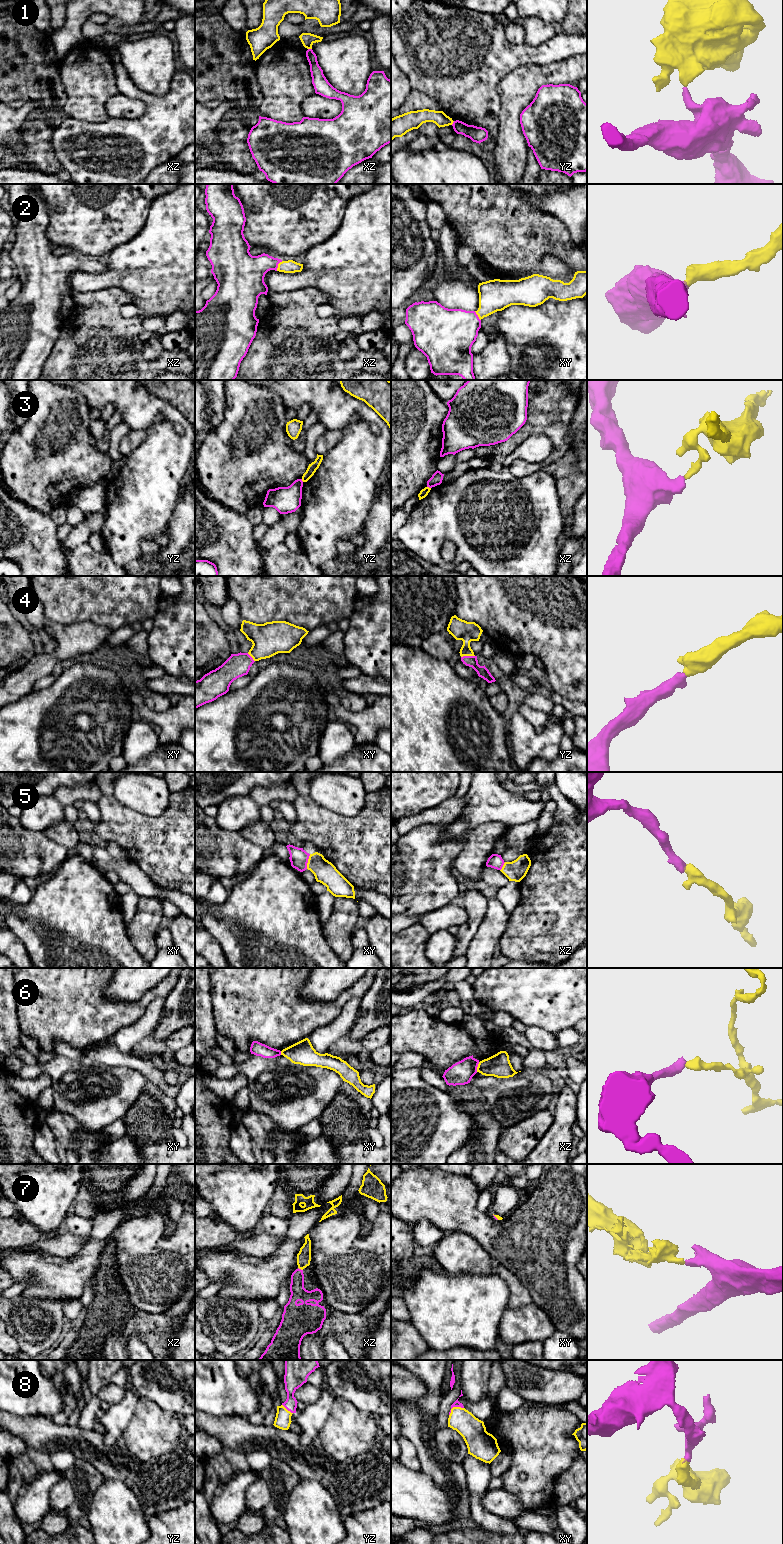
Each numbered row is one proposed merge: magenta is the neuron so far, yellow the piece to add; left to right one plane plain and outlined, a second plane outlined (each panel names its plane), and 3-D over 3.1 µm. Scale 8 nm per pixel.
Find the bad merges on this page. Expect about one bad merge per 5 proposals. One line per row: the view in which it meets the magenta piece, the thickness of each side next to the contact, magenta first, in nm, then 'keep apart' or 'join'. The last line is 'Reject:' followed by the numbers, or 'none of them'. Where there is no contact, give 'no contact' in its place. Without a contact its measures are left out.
1: meets magenta in xz; 110 nm thick on the magenta side, 110 nm on the other; keep apart
2: meets magenta in xz; 280 nm thick on the magenta side, 110 nm on the other; join
3: meets magenta in xz; 90 nm thick on the magenta side, 70 nm on the other; keep apart
4: meets magenta in yz; 90 nm thick on the magenta side, 160 nm on the other; join
5: meets magenta in xy; 140 nm thick on the magenta side, 180 nm on the other; join
6: meets magenta in xz; 190 nm thick on the magenta side, 190 nm on the other; keep apart
7: meets magenta in xz; 130 nm thick on the magenta side, 110 nm on the other; join
8: meets magenta in xy; 50 nm thick on the magenta side, 200 nm on the other; join
Reject: 1, 3, 6

